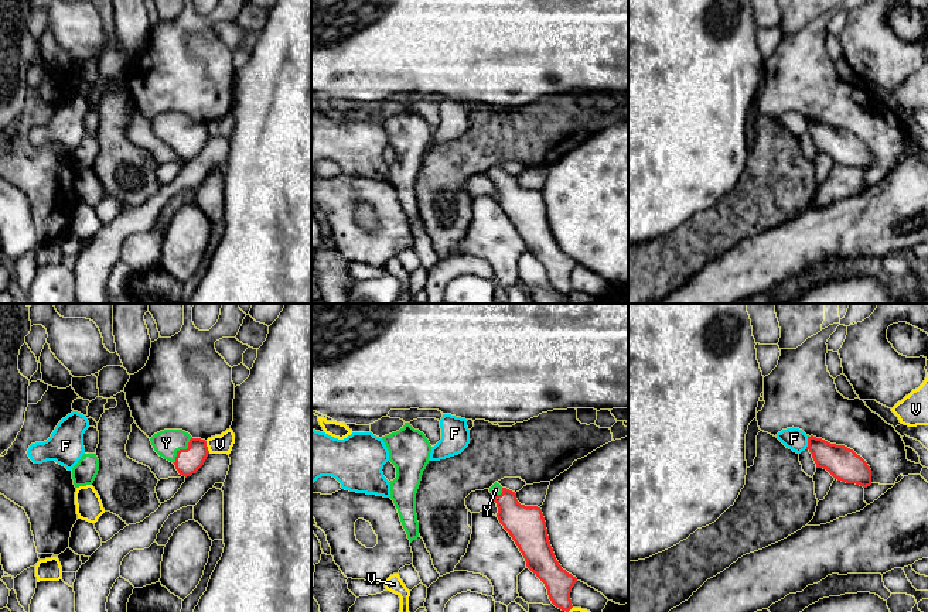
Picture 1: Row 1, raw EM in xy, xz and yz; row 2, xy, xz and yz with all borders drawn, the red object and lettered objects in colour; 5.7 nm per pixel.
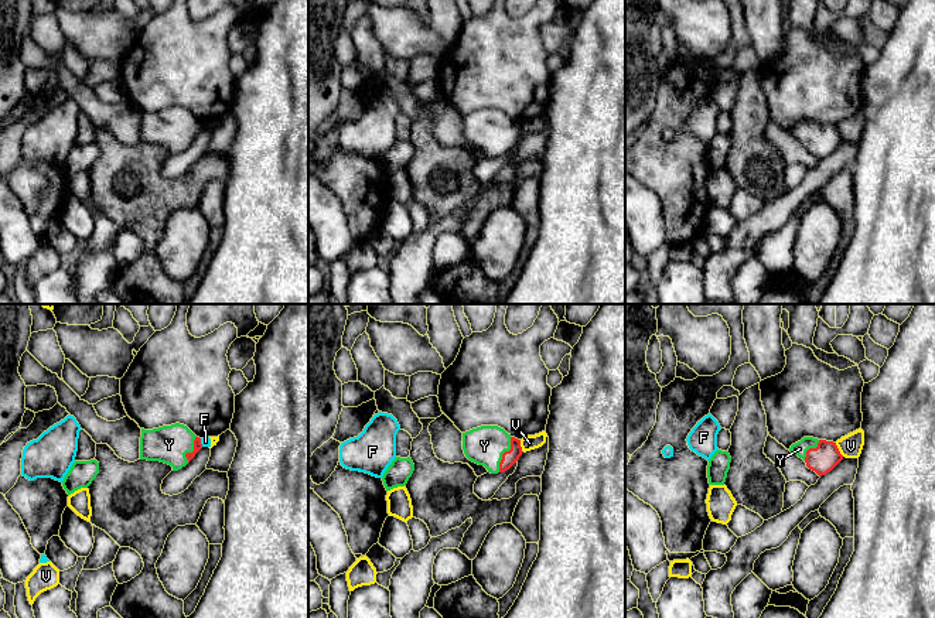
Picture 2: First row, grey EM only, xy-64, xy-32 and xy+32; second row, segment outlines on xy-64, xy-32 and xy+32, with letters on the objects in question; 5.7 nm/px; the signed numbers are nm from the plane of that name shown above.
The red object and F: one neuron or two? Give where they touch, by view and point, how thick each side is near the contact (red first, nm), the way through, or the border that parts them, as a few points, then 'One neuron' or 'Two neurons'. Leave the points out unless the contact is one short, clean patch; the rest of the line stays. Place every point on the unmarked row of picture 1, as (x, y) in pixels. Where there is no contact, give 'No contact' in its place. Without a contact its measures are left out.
Touches red at yz (808, 126). Thickness 190 nm (red) against 130 nm. Boundary: yz (808, 120), (805, 132). Two neurons

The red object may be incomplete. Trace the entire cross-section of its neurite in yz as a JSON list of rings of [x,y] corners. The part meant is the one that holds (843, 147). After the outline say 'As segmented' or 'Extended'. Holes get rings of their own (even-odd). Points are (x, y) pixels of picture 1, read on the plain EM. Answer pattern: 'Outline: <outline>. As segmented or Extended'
Outline: [[[813,119],[808,120],[806,133],[812,137],[816,151],[826,153],[835,163],[863,171],[871,168],[870,150],[853,133]]]. As segmented

